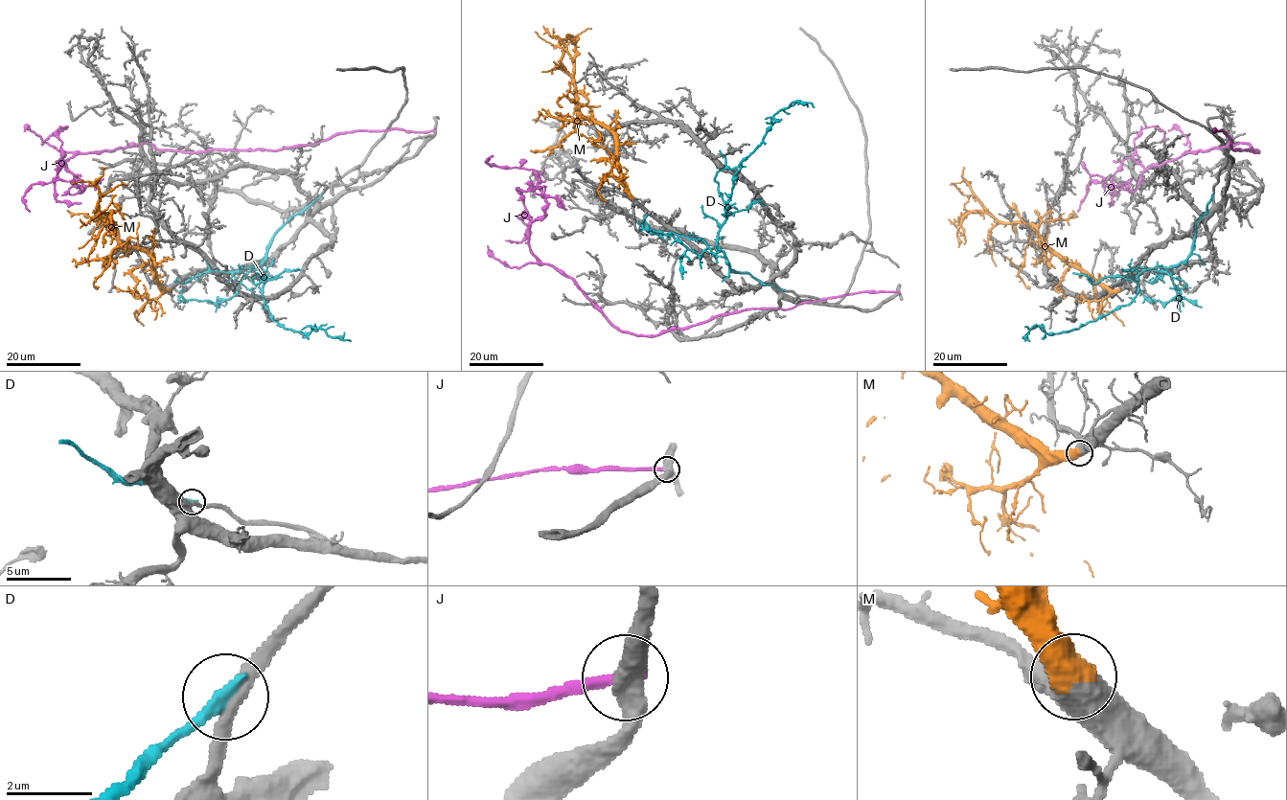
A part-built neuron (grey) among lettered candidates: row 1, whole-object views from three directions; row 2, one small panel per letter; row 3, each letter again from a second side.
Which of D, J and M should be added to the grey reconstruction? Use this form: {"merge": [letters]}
{"merge": ["M"]}

